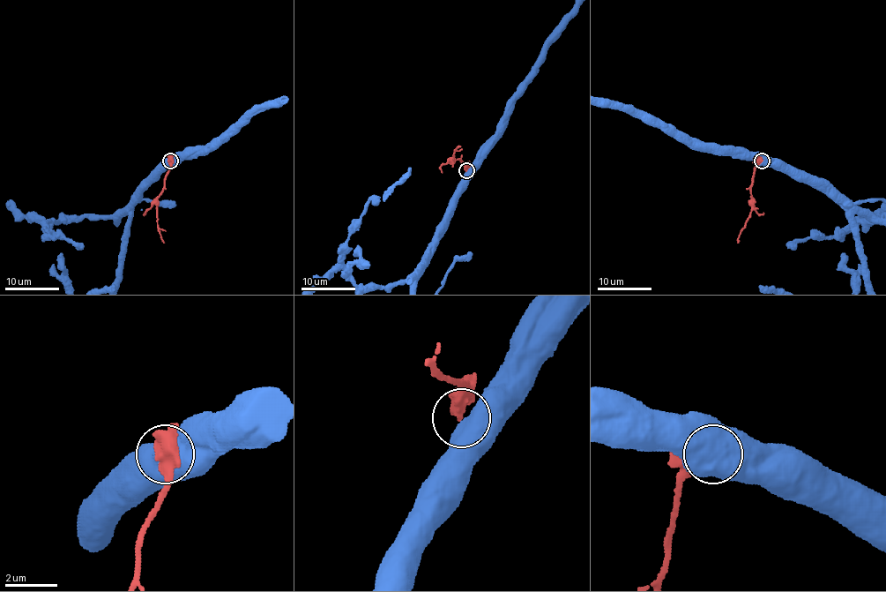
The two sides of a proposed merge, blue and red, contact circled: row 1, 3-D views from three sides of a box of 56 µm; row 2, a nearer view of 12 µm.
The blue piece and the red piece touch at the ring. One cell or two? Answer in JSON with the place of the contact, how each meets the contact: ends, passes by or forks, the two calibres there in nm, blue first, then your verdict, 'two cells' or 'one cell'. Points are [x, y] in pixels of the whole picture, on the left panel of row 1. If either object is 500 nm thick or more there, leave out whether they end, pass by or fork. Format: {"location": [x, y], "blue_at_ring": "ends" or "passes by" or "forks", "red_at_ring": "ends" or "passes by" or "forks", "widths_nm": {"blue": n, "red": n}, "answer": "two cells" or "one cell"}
{"location": [170, 161], "widths_nm": {"blue": 700, "red": 550}, "answer": "two cells"}

